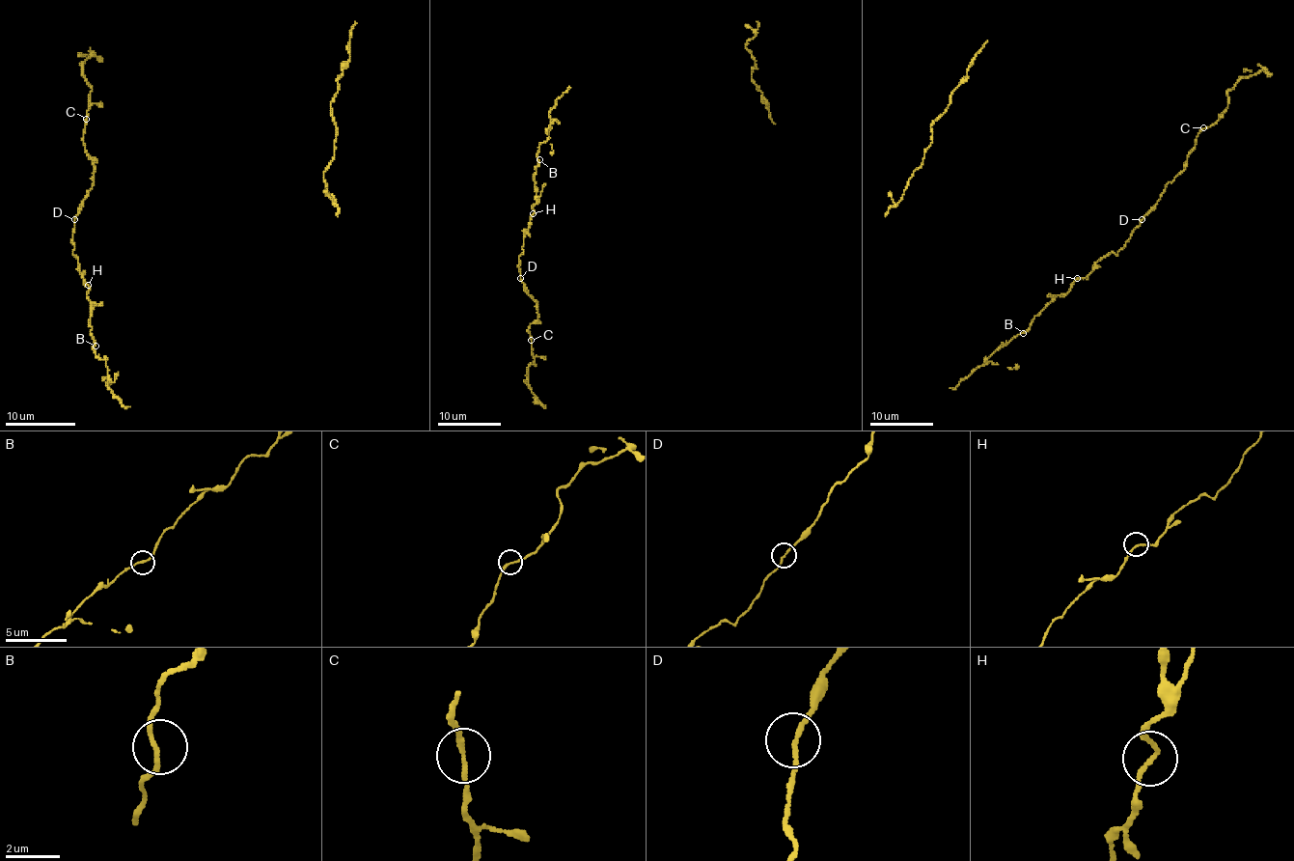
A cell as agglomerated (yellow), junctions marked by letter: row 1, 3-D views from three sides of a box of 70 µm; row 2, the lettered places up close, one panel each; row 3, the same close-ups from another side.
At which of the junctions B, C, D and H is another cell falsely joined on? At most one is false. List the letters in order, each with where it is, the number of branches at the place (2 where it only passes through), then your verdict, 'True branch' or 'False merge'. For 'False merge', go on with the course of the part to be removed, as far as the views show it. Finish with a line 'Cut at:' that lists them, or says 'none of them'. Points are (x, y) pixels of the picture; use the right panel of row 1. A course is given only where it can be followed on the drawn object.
B: Place: (1023, 333). Branches: 2. True branch
C: Place: (1203, 127). Branches: 2. True branch
D: Place: (1142, 219). Branches: 2. True branch
H: Place: (1077, 278). Branches: 2. True branch
Cut at: none of them

